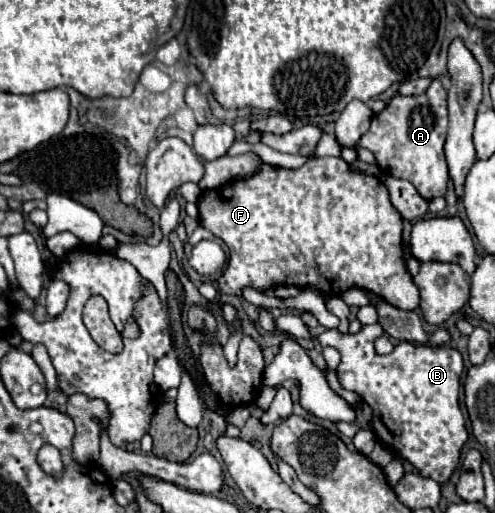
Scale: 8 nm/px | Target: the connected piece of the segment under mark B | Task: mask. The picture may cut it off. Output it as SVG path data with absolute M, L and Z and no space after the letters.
M371 324L363 326L357 334L325 330L315 340L321 346L335 346L341 352L337 366L339 382L345 390L359 394L373 410L371 426L377 440L387 448L395 448L421 476L433 478L443 486L459 466L461 448L469 438L459 408L463 356L455 348L411 342L399 342L391 354L381 356L373 348L377 336L379 324Z

